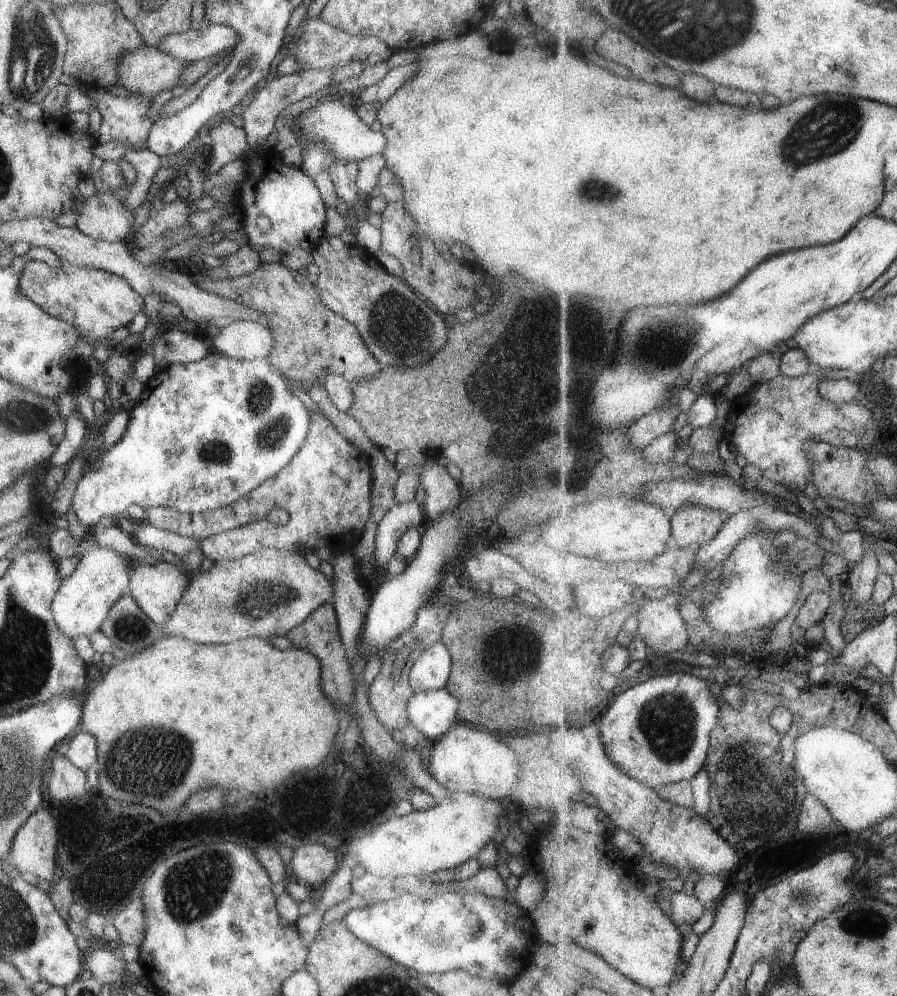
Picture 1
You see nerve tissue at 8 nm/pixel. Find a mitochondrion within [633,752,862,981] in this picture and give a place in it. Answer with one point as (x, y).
(802, 902)

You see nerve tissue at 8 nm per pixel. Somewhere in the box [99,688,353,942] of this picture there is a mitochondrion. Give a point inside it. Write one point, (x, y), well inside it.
(150, 762)

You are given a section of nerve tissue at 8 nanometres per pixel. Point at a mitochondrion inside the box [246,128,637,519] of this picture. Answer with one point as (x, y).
(395, 323)

